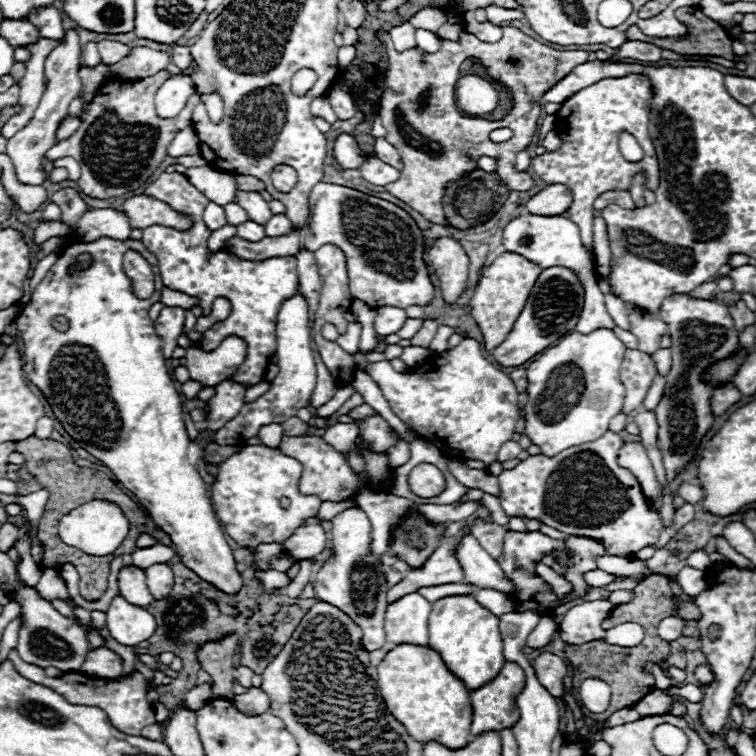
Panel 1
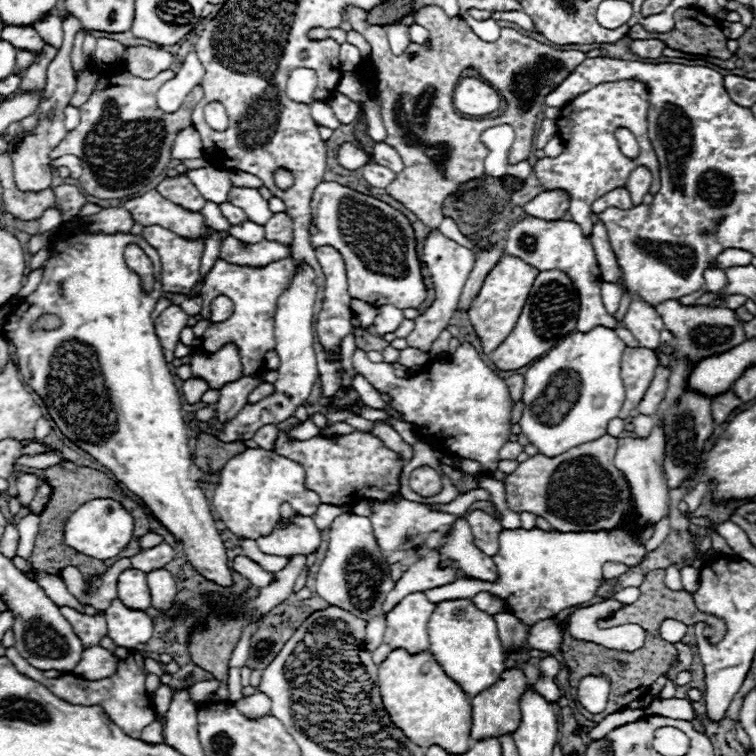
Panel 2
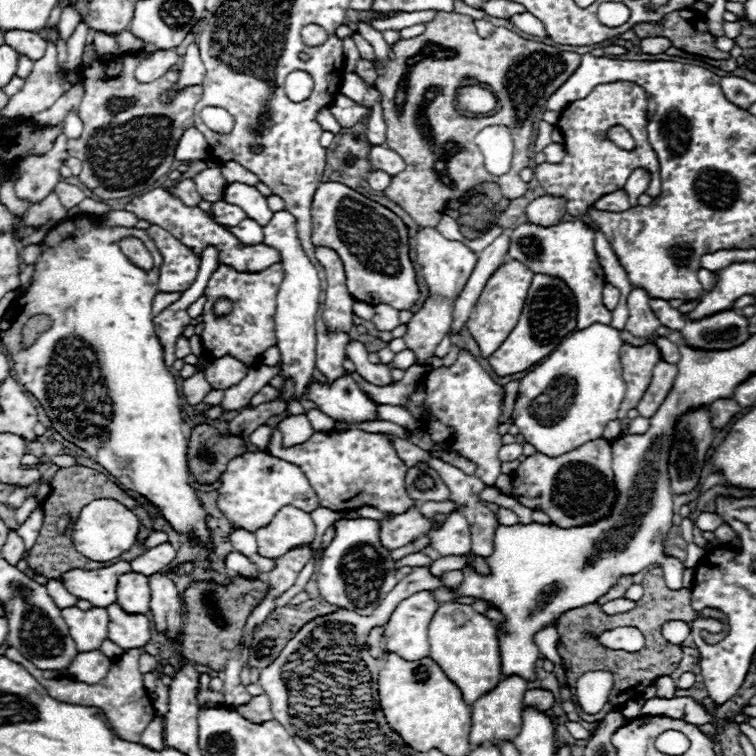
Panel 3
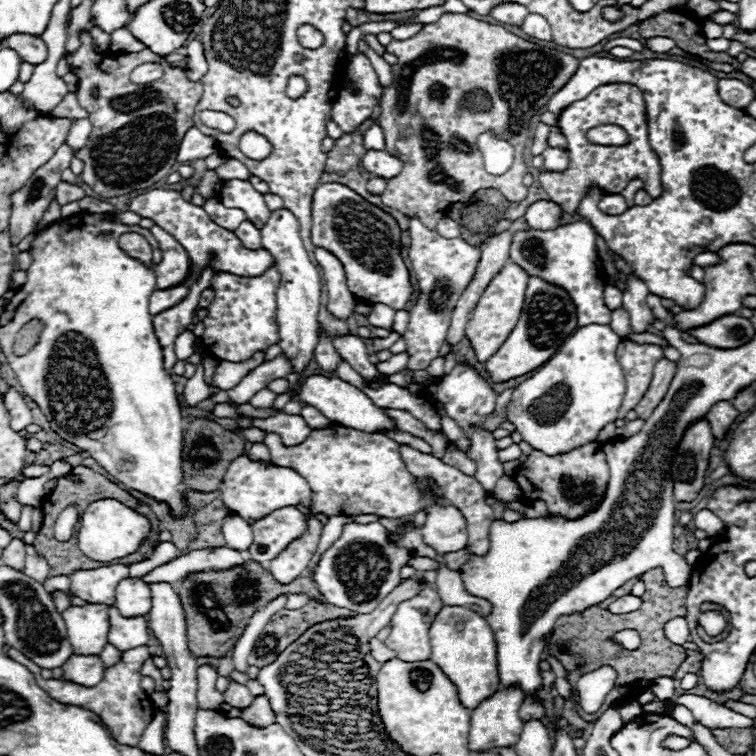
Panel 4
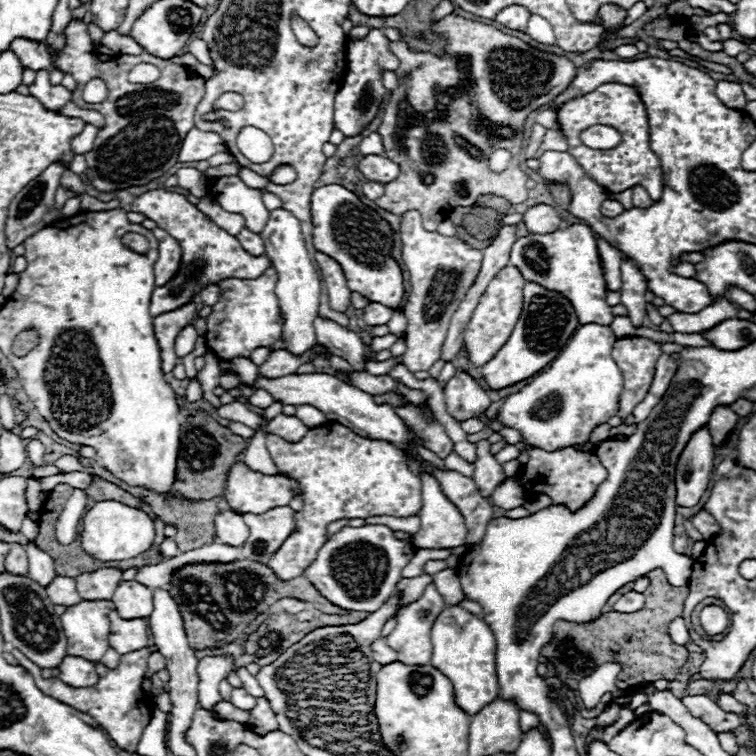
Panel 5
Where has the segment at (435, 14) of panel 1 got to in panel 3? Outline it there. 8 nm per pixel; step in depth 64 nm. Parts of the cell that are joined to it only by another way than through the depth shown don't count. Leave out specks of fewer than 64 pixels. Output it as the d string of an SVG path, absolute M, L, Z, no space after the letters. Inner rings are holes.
M436 12L436 18L434 18L432 22L426 22L424 26L426 26L426 32L424 32L422 36L412 38L412 40L406 40L406 58L394 58L394 60L390 60L389 53L391 49L385 42L383 33L364 22L357 22L356 32L358 31L358 33L361 34L374 49L374 70L376 70L378 75L376 78L376 88L378 88L378 92L380 92L380 96L382 96L382 110L384 110L384 122L386 122L386 144L388 144L392 150L396 150L396 152L404 158L404 162L406 162L406 168L404 168L400 174L396 174L396 176L392 178L391 184L383 191L383 194L386 194L386 196L388 196L392 202L396 202L398 206L402 206L402 208L404 208L404 210L406 210L406 212L408 212L420 226L424 226L424 228L434 228L434 226L440 222L442 214L444 214L444 212L442 212L444 206L446 206L444 202L448 202L450 198L462 198L464 192L466 192L468 188L472 188L472 186L476 186L476 184L480 184L480 182L492 178L492 176L484 170L484 156L482 156L480 148L474 144L474 136L476 136L482 128L486 128L486 126L510 126L510 130L512 130L512 138L514 138L514 156L512 156L514 172L518 172L518 170L522 170L524 166L528 166L528 160L530 160L528 150L530 150L532 134L534 134L534 118L536 118L536 114L540 114L540 110L544 108L548 96L554 94L554 92L556 92L556 90L558 90L558 88L572 76L572 72L580 66L582 56L576 54L576 52L560 52L560 50L556 50L554 46L548 46L548 44L542 44L542 42L526 40L526 38L518 36L516 32L512 32L512 30L508 30L508 28L496 28L496 32L494 32L490 38L480 38L478 32L476 32L476 28L474 28L474 24L472 24L472 18L470 18L470 16L464 16L464 14L456 14L456 12L450 12L450 14L448 14L448 12ZM464 78L474 78L474 80L494 80L494 94L496 94L498 104L500 104L496 116L478 116L478 118L456 116L456 104L454 104L454 102L456 102L456 90L462 86L460 82L462 82Z

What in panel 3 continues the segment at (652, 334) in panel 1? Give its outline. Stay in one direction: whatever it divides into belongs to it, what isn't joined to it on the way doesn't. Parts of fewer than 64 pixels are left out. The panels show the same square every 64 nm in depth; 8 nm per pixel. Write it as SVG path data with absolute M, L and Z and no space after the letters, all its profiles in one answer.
M634 288L628 296L628 322L626 322L626 330L632 332L636 338L644 338L648 344L654 344L658 334L656 330L662 326L660 320L654 316L650 304L648 304L648 296L642 288Z

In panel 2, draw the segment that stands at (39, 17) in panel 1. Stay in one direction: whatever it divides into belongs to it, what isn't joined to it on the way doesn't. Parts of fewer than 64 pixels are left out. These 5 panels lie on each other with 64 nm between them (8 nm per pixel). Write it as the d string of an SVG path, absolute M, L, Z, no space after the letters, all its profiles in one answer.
M50 12L42 20L34 22L34 28L38 30L38 34L42 36L44 42L48 42L56 48L62 44L62 18L60 16Z

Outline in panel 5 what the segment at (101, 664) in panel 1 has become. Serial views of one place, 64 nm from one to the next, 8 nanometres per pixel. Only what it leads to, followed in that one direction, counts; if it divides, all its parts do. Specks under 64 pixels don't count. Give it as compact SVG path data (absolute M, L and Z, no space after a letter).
M80 656L64 658L64 662L58 666L58 670L60 670L60 680L70 686L76 686L76 688L94 686L98 682L96 662L80 658Z

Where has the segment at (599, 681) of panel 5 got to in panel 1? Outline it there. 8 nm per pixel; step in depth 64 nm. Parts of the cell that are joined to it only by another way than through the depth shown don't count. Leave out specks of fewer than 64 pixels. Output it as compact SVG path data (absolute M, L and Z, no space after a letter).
M588 678L580 684L578 688L580 702L590 710L590 712L604 712L608 708L612 690L604 680L598 678Z

